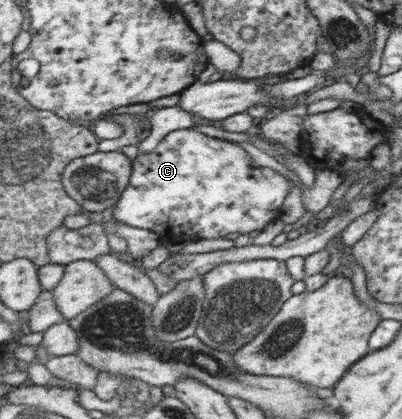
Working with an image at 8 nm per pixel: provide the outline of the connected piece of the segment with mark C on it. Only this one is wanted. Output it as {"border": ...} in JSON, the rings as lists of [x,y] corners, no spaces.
{"border":[[[192,127],[171,131],[150,153],[138,153],[128,186],[116,203],[114,217],[128,226],[156,233],[163,245],[174,239],[196,241],[228,238],[233,233],[249,234],[262,230],[283,215],[282,205],[295,184],[268,167],[252,167],[252,158],[232,141],[202,134]]]}

